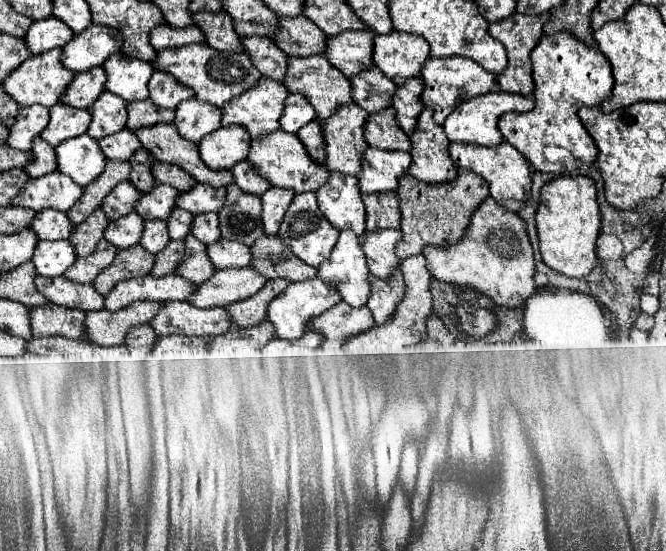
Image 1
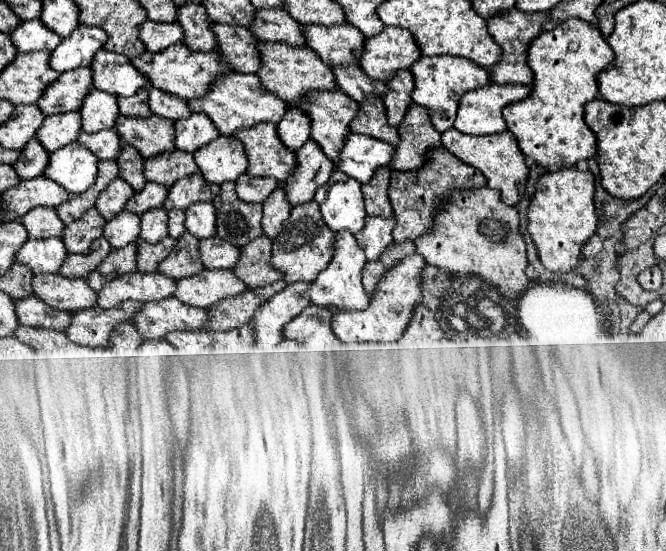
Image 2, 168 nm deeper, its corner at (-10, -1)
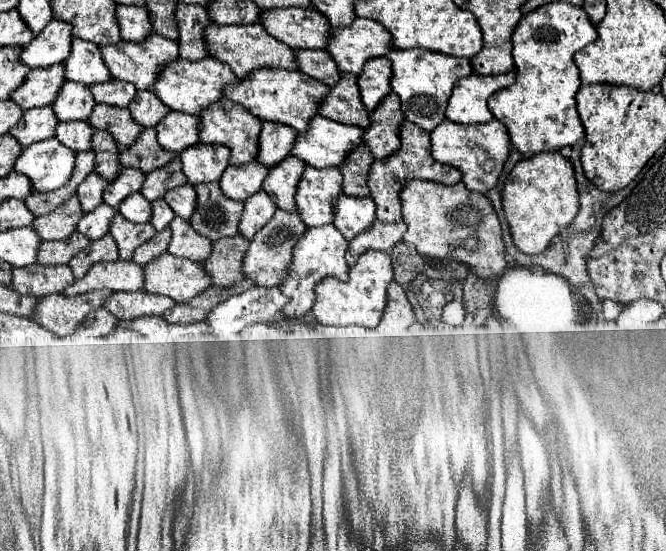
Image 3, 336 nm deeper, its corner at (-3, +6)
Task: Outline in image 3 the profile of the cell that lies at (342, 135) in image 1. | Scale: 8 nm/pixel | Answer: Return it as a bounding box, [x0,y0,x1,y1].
[223,69,329,133]

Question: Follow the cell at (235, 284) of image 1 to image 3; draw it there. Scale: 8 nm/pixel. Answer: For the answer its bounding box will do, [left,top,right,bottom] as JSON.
[143,253,211,303]

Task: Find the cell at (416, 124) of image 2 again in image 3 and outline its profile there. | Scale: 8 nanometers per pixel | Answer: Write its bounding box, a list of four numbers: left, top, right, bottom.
[363,93,403,159]

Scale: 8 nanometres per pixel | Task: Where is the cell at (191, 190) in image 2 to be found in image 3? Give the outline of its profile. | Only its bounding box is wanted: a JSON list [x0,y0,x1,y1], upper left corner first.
[141,157,185,199]

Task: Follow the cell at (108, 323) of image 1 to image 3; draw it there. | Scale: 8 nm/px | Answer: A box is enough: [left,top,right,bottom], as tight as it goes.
[31,289,111,335]

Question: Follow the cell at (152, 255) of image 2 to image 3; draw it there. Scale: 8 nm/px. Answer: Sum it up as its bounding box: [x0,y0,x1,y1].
[109,215,157,259]

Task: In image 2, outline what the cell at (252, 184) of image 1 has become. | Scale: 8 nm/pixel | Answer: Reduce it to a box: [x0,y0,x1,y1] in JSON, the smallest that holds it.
[236,174,278,202]

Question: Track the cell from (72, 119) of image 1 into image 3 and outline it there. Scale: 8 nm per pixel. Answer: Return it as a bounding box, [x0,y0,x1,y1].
[9,107,57,147]

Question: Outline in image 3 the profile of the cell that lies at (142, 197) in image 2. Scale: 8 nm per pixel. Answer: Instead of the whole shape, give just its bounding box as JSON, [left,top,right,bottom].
[103,169,145,209]

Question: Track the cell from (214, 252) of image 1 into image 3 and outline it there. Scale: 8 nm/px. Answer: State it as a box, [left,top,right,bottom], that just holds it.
[167,217,211,261]

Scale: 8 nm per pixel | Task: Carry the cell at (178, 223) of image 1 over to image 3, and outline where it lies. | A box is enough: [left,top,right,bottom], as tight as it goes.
[149,199,175,231]

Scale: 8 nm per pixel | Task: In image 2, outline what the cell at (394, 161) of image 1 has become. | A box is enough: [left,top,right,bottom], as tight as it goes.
[336,134,394,184]

